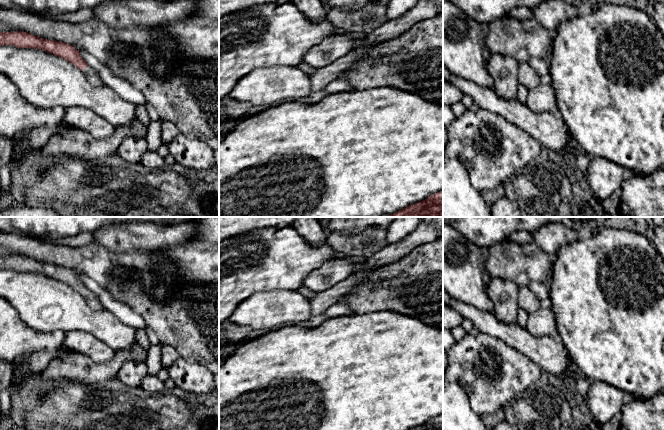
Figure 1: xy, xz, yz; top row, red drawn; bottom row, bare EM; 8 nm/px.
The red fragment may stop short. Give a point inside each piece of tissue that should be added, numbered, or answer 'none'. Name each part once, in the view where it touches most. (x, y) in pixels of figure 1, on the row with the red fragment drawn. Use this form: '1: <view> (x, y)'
1: xy (92, 77)

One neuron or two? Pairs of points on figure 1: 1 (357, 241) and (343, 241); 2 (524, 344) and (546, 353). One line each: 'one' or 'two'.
1: one
2: one

